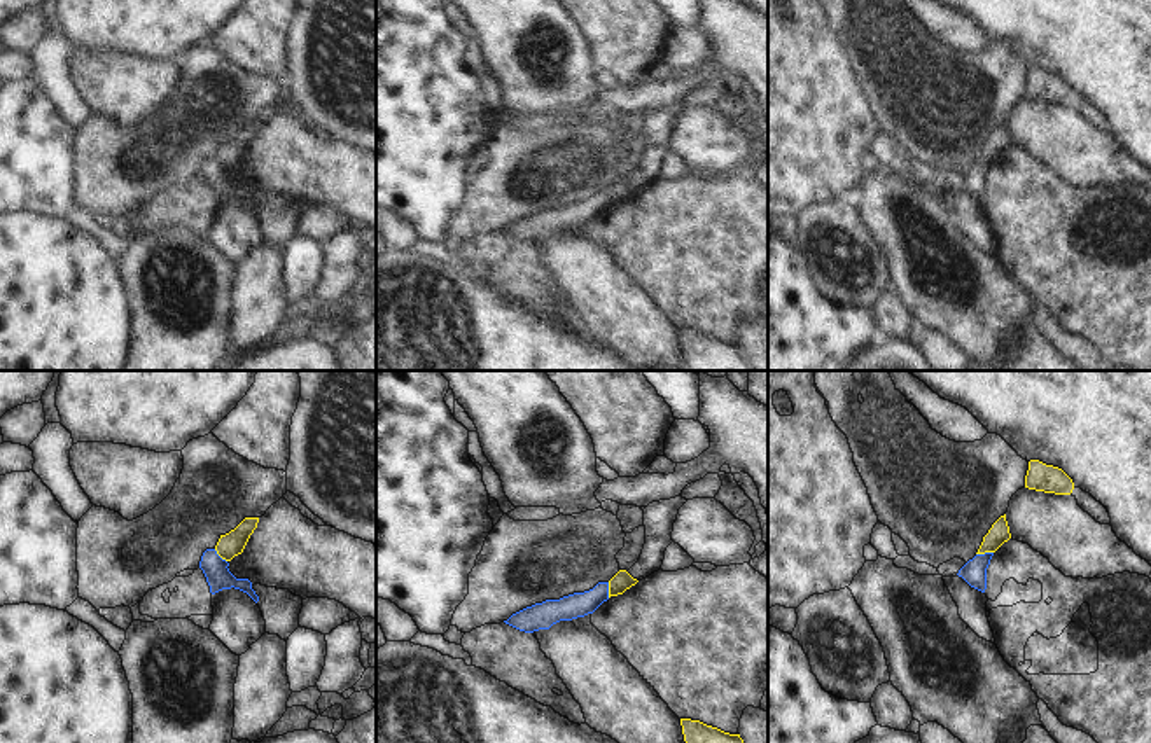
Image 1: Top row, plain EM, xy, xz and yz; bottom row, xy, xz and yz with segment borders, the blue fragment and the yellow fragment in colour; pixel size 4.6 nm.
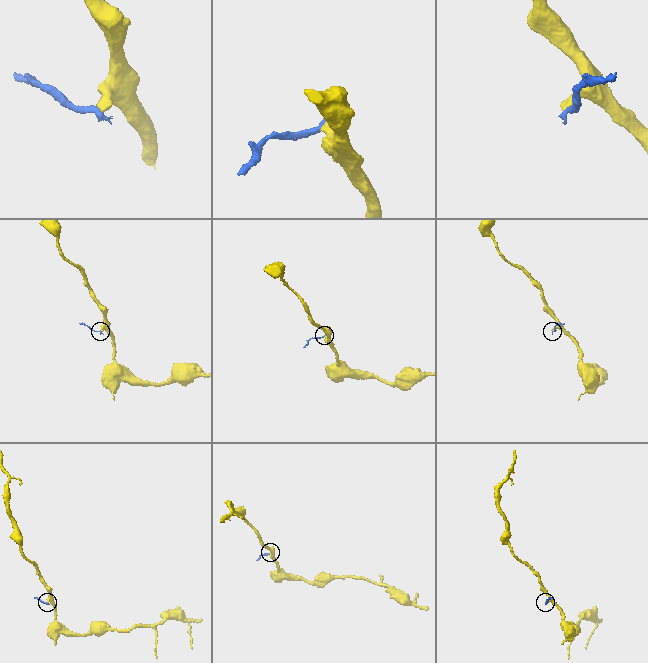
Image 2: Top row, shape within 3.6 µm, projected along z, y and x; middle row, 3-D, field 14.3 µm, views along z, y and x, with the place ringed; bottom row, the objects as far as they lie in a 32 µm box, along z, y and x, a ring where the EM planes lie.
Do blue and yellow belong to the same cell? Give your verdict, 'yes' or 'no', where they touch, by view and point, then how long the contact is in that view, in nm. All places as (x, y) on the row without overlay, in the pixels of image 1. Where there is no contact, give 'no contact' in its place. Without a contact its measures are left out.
no; contact yz (985, 161); length 80 nm

